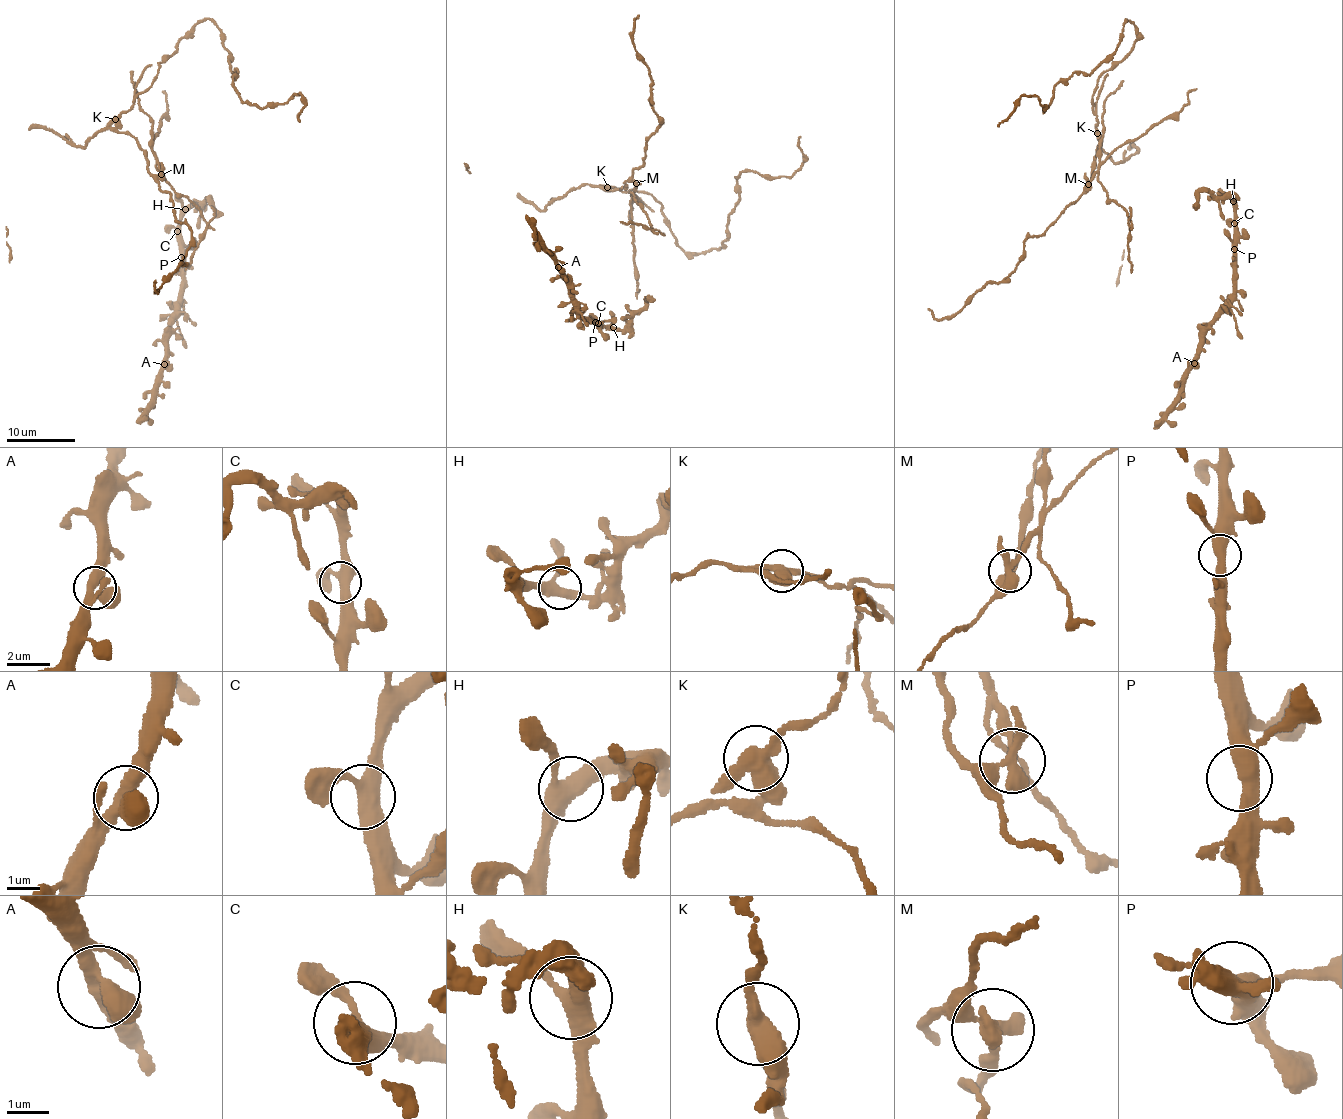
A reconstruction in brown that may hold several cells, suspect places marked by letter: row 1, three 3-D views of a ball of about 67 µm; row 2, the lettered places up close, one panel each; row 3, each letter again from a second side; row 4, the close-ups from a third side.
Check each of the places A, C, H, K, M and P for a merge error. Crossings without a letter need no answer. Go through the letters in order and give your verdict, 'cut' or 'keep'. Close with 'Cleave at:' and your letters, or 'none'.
A: keep
C: keep
H: keep
K: cut
M: cut
P: keep
Cleave at: K, M

